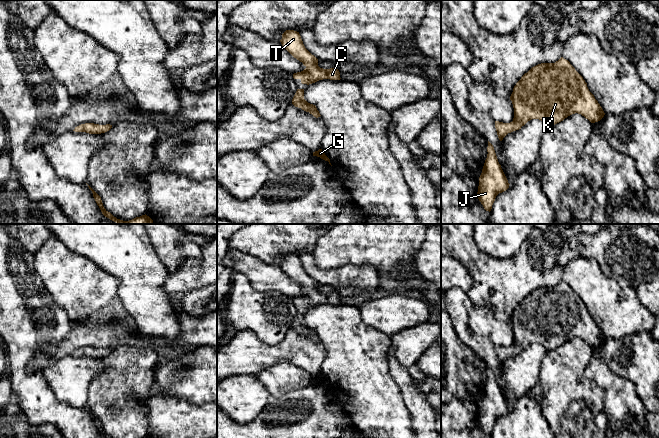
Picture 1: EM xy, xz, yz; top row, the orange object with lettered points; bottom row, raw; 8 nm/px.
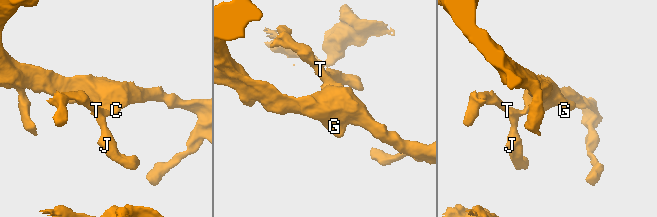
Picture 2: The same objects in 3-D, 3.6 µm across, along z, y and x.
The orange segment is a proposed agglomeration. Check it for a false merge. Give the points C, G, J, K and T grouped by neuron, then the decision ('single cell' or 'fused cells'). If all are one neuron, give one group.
C G J K T | single cell

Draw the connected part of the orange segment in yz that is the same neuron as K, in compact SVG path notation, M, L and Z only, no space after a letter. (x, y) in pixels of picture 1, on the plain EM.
M563 281L555 287L532 291L516 307L510 324L514 332L513 345L495 345L500 365L532 343L539 343L549 351L575 337L591 347L605 339L583 301Z

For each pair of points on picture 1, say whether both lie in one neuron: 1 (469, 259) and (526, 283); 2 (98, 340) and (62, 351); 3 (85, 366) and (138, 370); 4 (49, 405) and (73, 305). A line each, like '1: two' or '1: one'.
1: one
2: one
3: two
4: two

